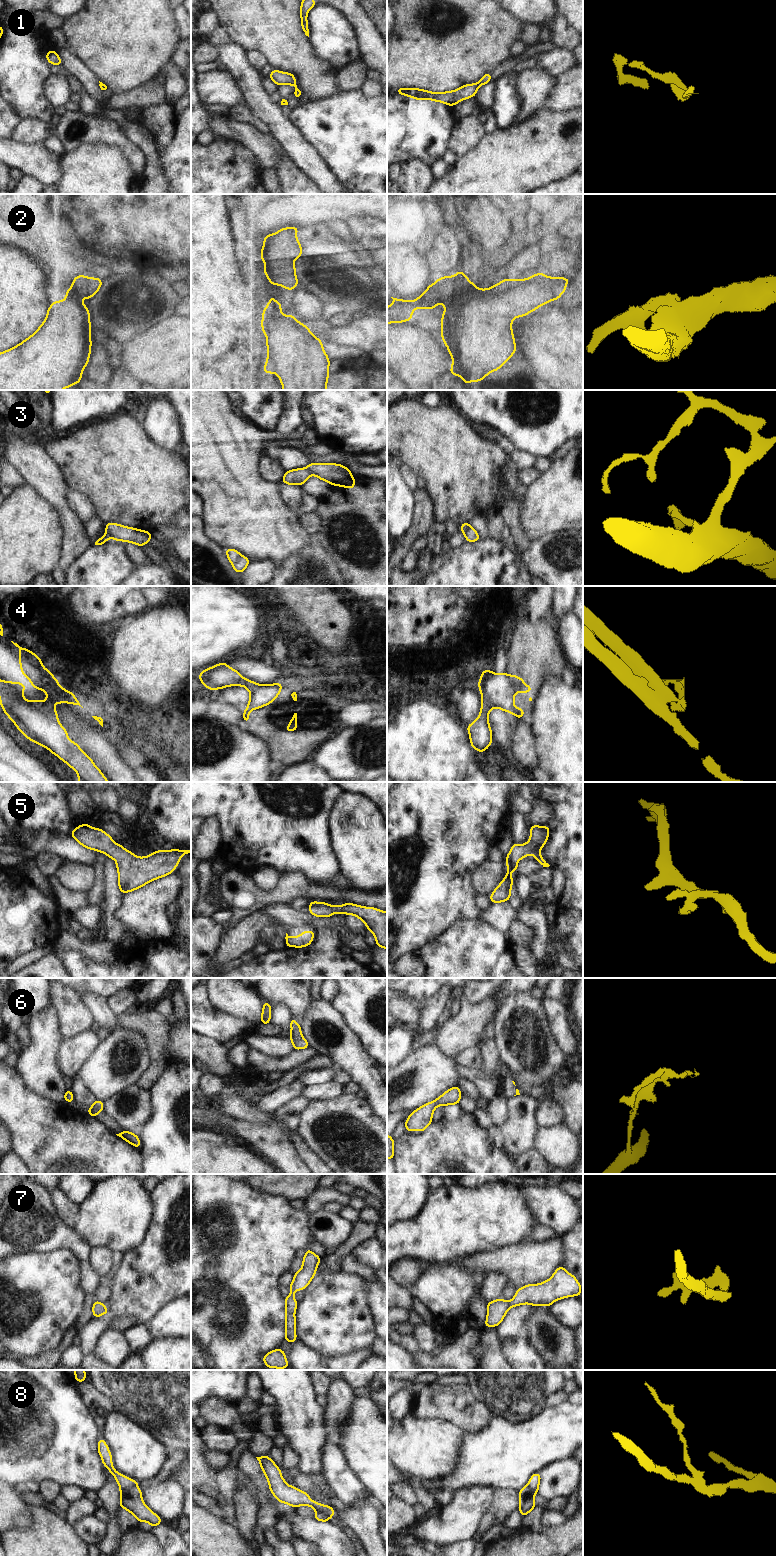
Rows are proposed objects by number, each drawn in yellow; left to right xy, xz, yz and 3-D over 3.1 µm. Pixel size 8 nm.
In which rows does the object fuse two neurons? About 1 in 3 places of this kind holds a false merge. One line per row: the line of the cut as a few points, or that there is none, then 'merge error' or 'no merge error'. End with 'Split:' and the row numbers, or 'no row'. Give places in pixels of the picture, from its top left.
1: no cut; no merge error
2: cut in yz along (474, 286), (461, 290), (457, 297), (443, 304); merge error
3: cut in yz along (471, 528), (464, 534); merge error
4: cut in xy along (43, 703), (45, 712), (50, 717), (57, 719); merge error
5: no cut; no merge error
6: no cut; no merge error
7: no cut; no merge error
8: cut in xy along (137, 1485), (120, 1490); merge error
Split: 2, 3, 4, 8

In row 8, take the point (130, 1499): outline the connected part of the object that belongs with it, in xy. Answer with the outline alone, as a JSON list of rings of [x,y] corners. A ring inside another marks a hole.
[[[138,1486],[120,1490],[120,1508],[132,1513],[138,1522],[147,1522],[152,1527],[162,1523],[160,1517],[152,1512],[142,1500],[142,1491]]]

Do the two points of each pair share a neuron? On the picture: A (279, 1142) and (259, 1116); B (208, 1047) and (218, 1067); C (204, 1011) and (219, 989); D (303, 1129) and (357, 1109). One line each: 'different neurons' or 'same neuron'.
A: different neurons
B: same neuron
C: different neurons
D: same neuron

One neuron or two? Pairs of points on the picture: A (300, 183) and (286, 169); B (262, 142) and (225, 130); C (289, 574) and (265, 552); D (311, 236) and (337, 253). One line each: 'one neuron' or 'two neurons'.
A: one neuron
B: one neuron
C: two neurons
D: one neuron

